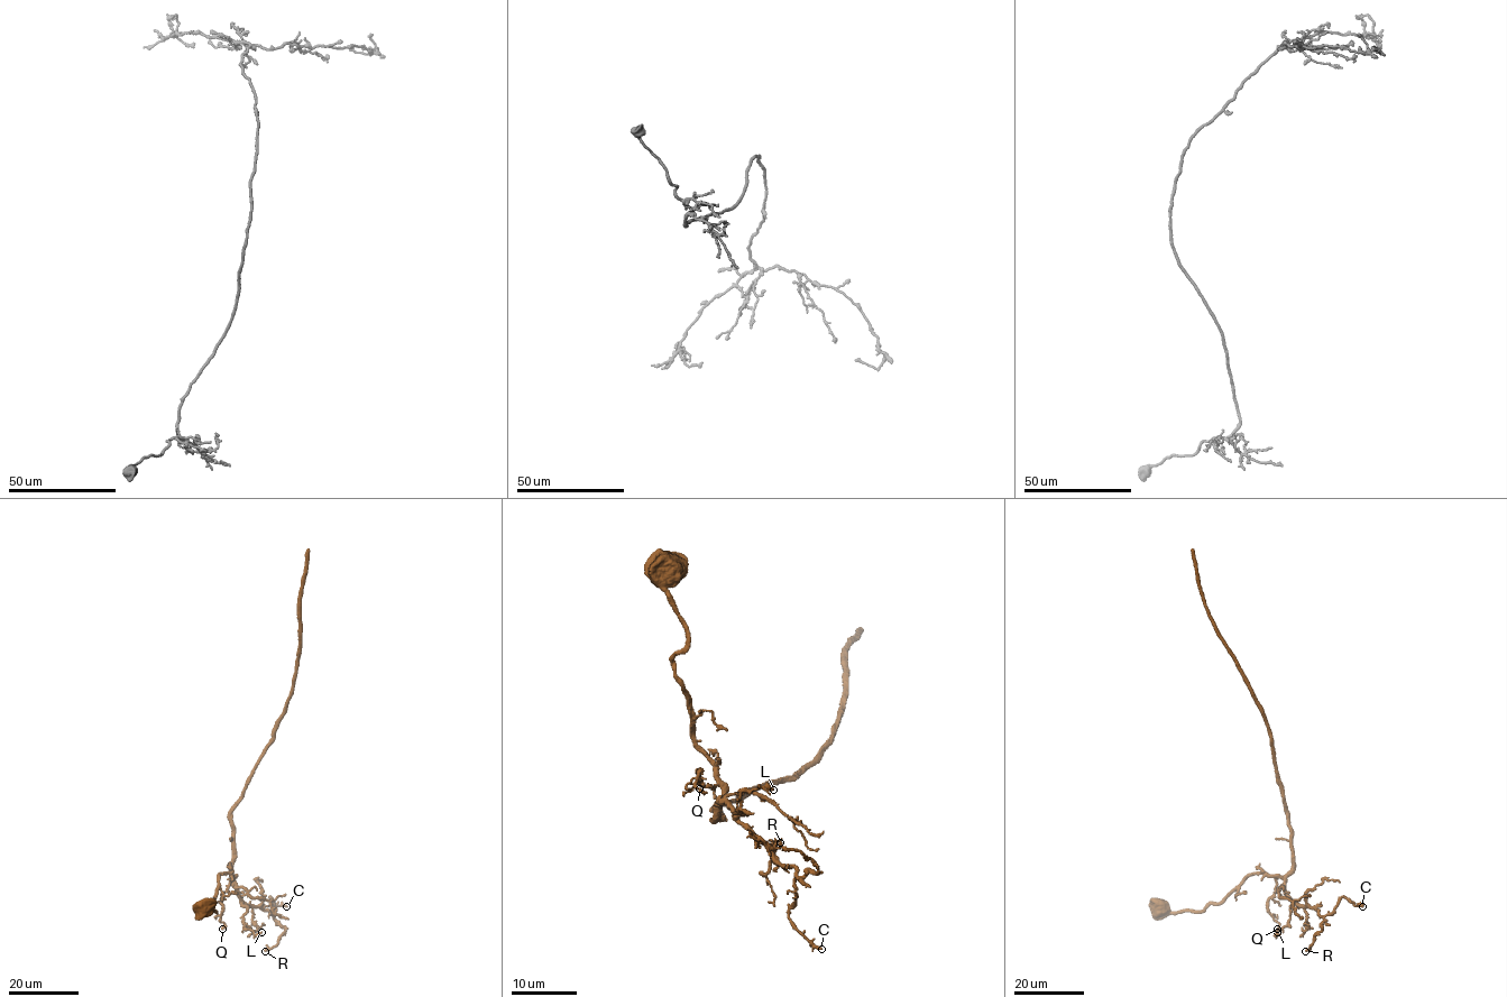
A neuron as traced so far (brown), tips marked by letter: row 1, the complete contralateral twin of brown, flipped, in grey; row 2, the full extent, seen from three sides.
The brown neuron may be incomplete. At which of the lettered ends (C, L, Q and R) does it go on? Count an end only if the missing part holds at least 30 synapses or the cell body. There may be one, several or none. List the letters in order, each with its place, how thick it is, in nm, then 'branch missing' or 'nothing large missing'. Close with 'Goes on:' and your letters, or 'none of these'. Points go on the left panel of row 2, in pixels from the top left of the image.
C: place (286, 906); calibre 240 nm; nothing large missing
L: place (262, 932); calibre 360 nm; nothing large missing
Q: place (222, 929); calibre 170 nm; nothing large missing
R: place (265, 951); calibre 280 nm; nothing large missing
Goes on: none of these

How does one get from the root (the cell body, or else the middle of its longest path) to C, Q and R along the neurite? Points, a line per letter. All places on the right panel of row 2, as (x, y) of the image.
C: (1160, 908), (1202, 911), (1256, 874), (1282, 877), (1289, 897), (1321, 916), (1329, 915), (1342, 897), (1362, 906)
Q: (1160, 908), (1202, 911), (1249, 876), (1265, 874), (1277, 883), (1268, 902), (1277, 929)
R: (1160, 908), (1202, 911), (1252, 874), (1282, 877), (1293, 901), (1313, 906), (1324, 919), (1305, 951)

